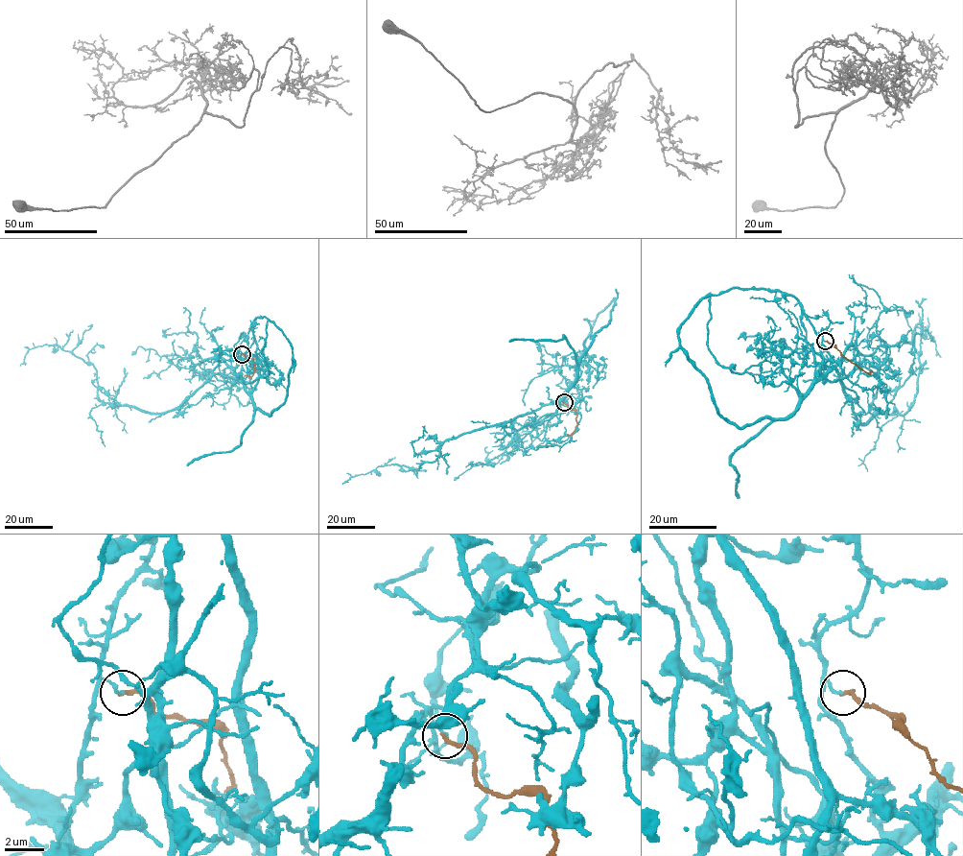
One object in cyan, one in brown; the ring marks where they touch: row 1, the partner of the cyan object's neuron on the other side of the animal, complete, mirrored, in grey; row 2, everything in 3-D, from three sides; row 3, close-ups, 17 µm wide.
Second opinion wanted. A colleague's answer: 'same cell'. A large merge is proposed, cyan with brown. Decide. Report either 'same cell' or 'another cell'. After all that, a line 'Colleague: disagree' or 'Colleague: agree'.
another cell
Colleague: disagree

